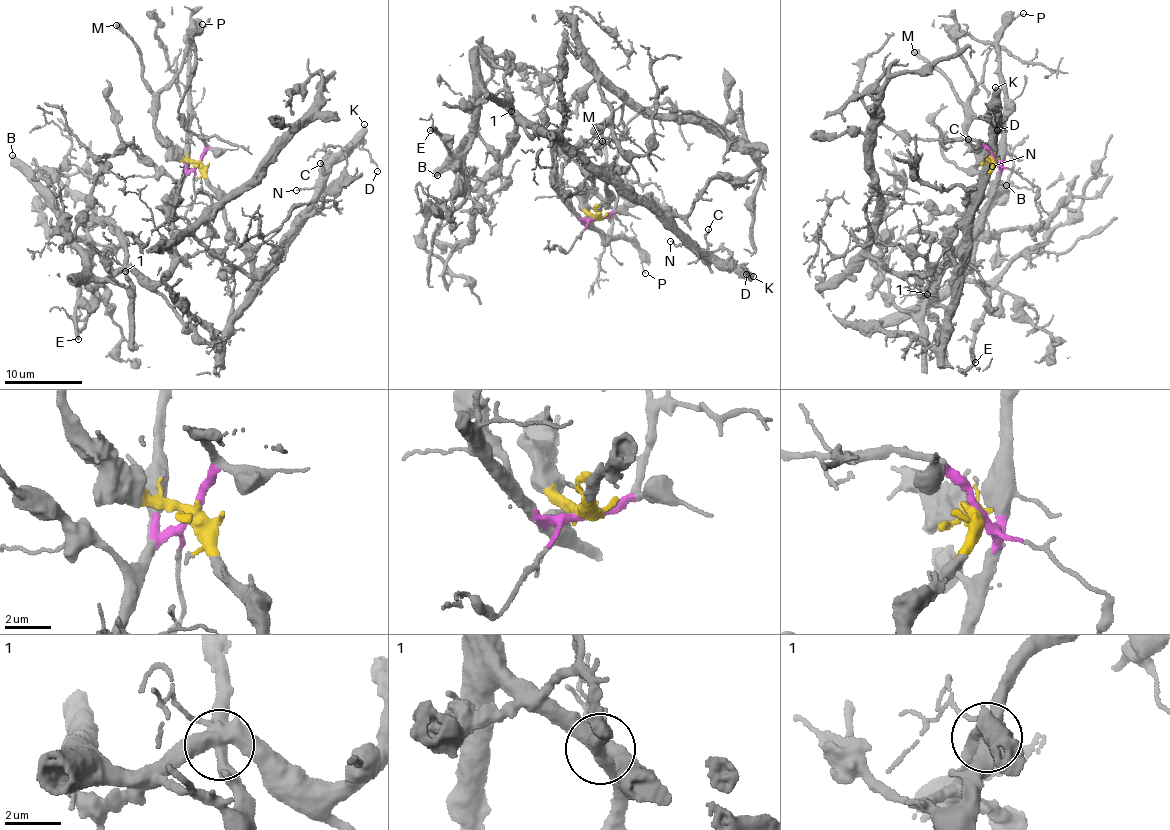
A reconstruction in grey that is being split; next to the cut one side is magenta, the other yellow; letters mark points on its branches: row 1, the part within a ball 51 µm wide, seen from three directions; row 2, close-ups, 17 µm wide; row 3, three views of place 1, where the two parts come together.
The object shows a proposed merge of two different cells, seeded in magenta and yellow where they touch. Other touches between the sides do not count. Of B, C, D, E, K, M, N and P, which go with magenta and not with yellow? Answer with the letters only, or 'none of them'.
B, E, P

